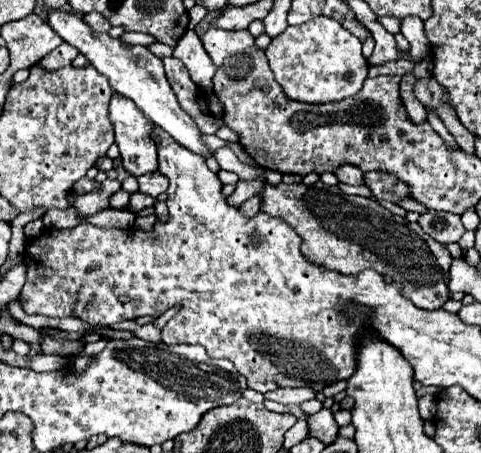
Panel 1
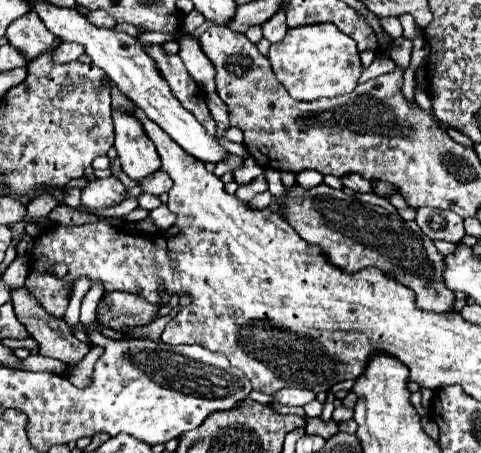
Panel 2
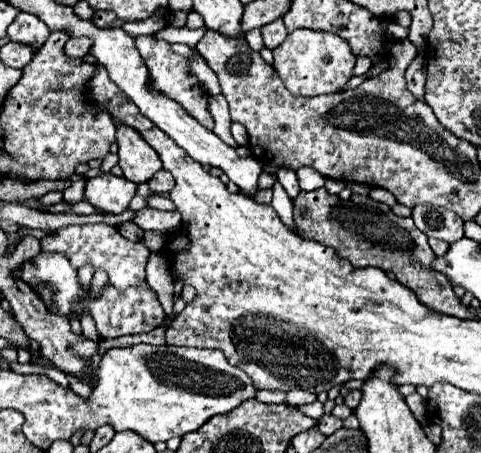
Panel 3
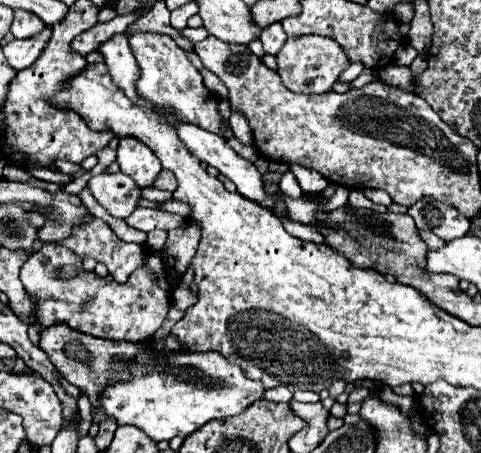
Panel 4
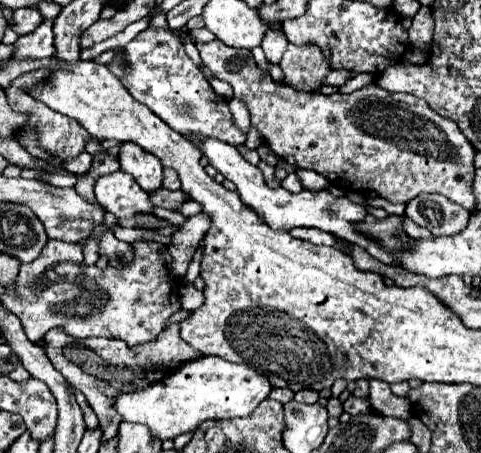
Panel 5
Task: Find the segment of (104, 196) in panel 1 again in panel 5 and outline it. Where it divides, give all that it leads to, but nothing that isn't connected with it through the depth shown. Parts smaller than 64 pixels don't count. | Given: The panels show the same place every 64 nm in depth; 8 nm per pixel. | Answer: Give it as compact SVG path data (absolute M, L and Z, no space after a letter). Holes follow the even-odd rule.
M122 170L100 176L94 184L94 194L98 204L116 218L132 218L138 212L154 212L154 204L148 200L148 194Z

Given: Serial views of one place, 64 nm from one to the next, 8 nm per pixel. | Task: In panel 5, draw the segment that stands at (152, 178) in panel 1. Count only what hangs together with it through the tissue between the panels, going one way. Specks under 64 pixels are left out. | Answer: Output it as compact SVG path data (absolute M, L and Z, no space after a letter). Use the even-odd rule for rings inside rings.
M164 168L164 180L162 180L162 188L166 190L180 190L180 180L178 174L170 168Z

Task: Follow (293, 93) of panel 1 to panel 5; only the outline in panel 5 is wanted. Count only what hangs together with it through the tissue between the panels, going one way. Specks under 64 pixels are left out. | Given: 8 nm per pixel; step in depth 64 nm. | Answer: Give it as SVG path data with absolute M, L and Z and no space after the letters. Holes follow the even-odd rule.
M288 42L280 68L284 72L284 84L298 92L318 92L322 88L322 80L334 70L320 46L296 46L292 42Z

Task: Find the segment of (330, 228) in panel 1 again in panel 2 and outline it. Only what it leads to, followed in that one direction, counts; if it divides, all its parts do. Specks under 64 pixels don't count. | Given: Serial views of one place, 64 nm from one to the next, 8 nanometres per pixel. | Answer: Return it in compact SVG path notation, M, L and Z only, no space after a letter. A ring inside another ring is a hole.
M300 184L286 188L284 198L272 198L272 210L284 216L290 226L308 244L322 248L330 264L354 274L362 268L380 268L386 276L392 276L400 284L408 286L416 294L416 306L428 312L450 312L454 304L454 292L446 288L442 280L444 254L438 252L434 240L422 234L416 222L406 222L398 214L384 214L384 208L364 204L356 198L346 198L342 190L318 184L304 190Z

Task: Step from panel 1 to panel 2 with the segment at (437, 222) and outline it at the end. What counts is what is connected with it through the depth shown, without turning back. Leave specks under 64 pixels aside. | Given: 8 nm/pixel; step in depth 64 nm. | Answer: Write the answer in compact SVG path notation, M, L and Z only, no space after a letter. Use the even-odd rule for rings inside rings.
M418 208L416 224L420 230L430 236L432 240L446 240L458 244L464 236L462 218L450 210L436 210L436 208Z

